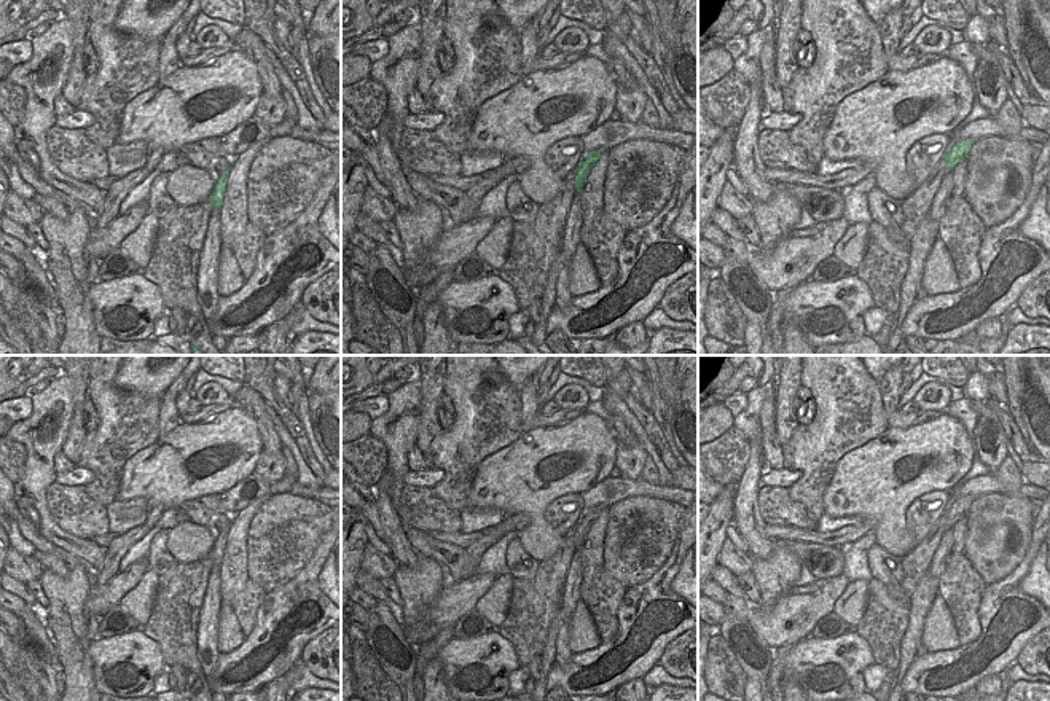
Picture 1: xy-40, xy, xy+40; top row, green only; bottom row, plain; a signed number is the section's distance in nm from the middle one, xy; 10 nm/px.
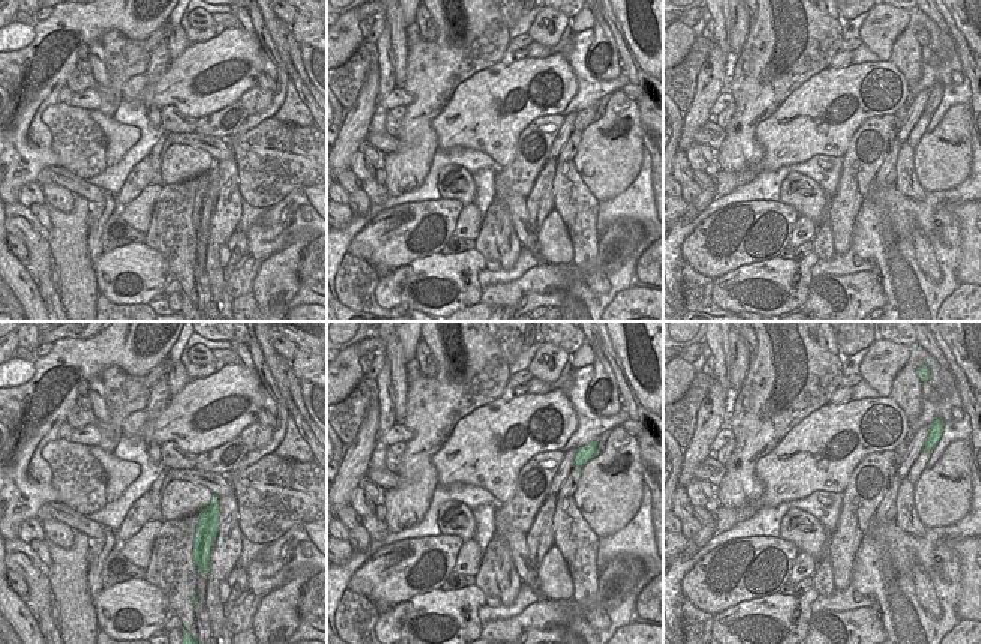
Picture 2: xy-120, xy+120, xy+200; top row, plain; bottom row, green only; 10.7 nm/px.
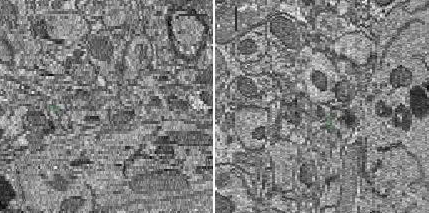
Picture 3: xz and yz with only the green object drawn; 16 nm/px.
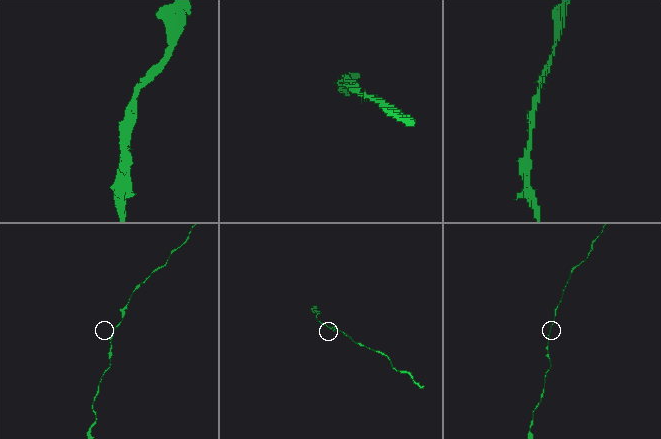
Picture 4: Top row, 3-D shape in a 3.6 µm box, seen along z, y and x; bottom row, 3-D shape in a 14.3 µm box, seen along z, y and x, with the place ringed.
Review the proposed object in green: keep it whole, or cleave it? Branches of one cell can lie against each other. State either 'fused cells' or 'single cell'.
single cell

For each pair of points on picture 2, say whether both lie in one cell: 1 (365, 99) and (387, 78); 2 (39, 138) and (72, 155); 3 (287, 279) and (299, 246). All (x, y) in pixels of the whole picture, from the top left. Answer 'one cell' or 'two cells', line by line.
1: two cells
2: two cells
3: one cell

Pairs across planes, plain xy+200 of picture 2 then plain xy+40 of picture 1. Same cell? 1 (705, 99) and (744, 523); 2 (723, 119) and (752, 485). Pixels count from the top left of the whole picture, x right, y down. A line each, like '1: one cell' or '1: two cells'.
1: two cells
2: two cells

